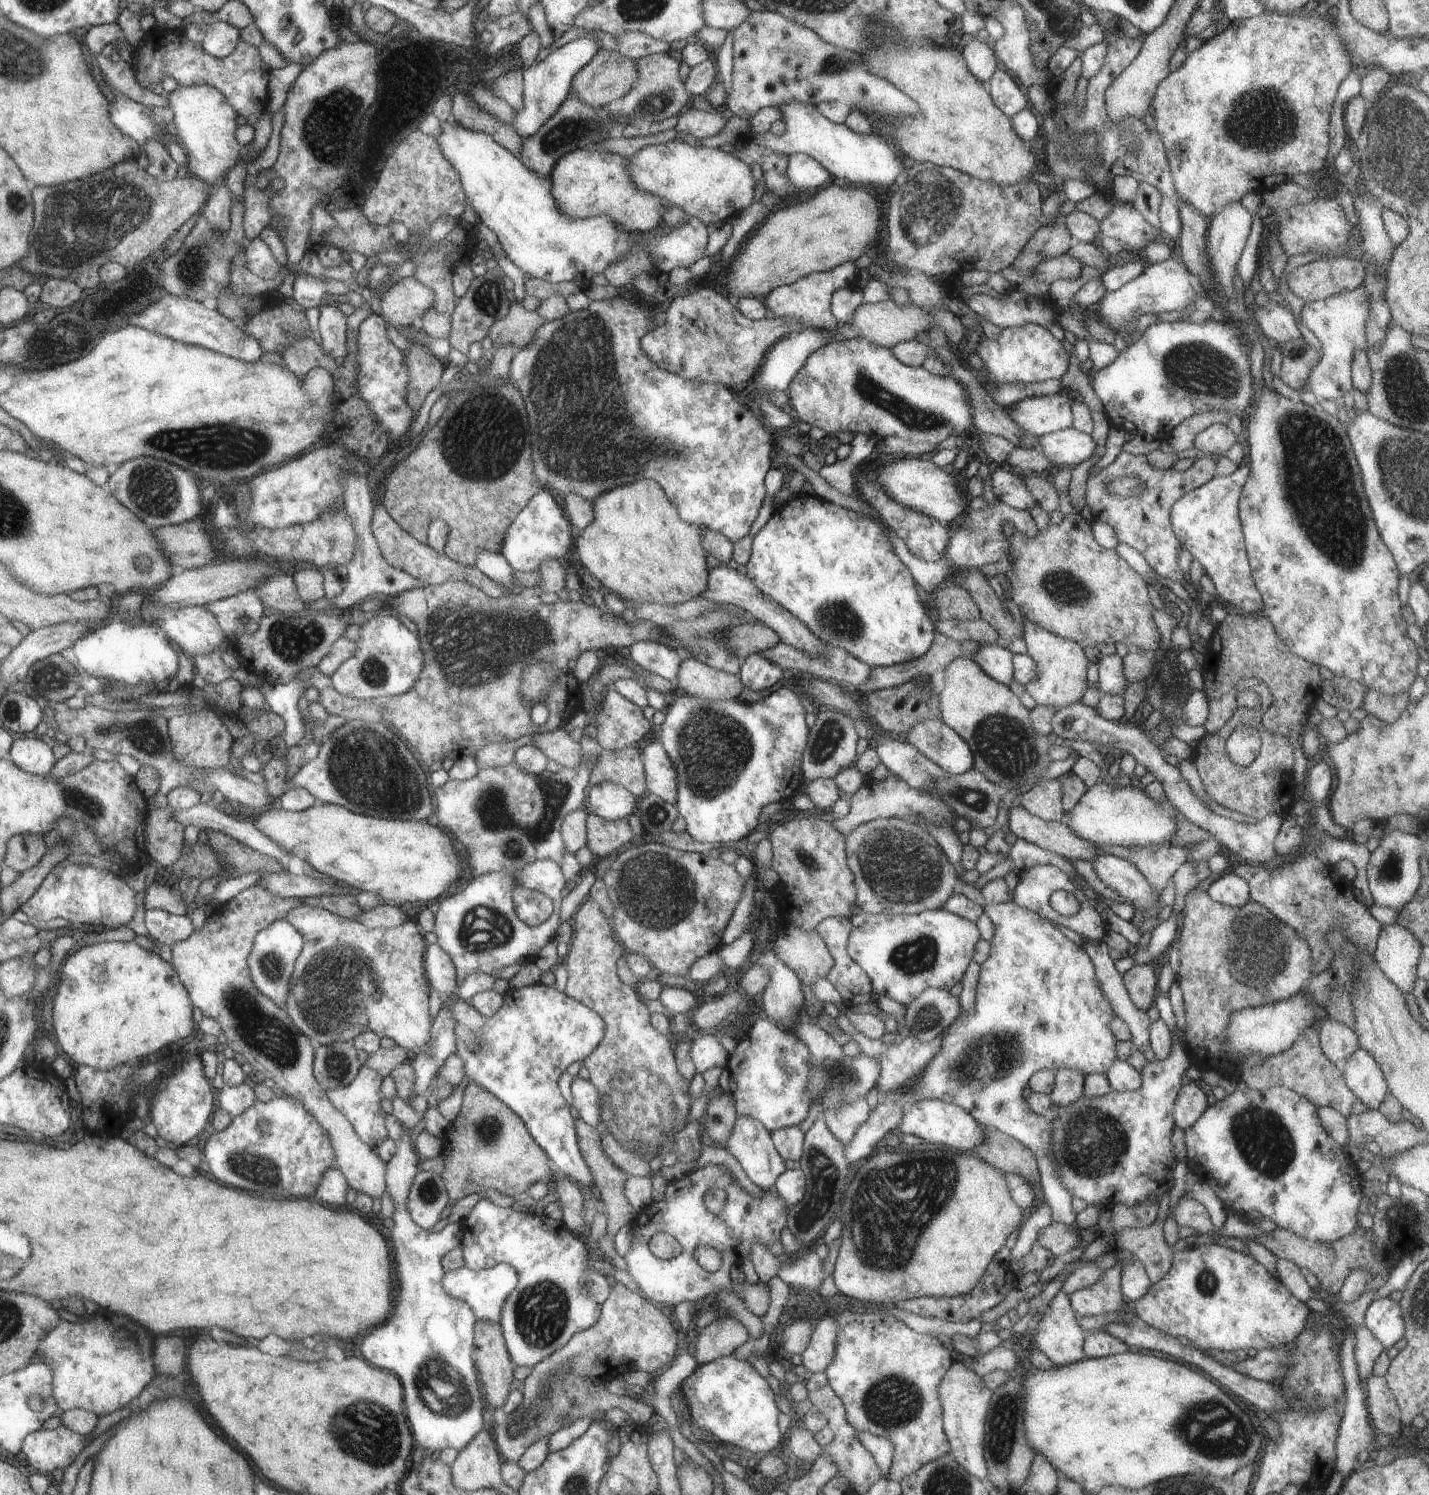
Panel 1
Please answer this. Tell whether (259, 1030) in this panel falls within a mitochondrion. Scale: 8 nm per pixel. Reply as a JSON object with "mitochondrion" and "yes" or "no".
{"mitochondrion":"yes"}

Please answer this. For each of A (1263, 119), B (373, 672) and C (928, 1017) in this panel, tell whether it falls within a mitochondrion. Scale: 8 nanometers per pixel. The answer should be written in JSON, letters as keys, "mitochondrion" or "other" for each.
{"A":"mitochondrion","B":"mitochondrion","C":"mitochondrion"}

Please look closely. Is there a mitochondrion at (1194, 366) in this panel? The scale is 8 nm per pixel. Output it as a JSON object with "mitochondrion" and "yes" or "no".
{"mitochondrion":"yes"}

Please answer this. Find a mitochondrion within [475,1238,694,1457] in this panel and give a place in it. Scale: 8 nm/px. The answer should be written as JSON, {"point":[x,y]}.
{"point":[540,1312]}

